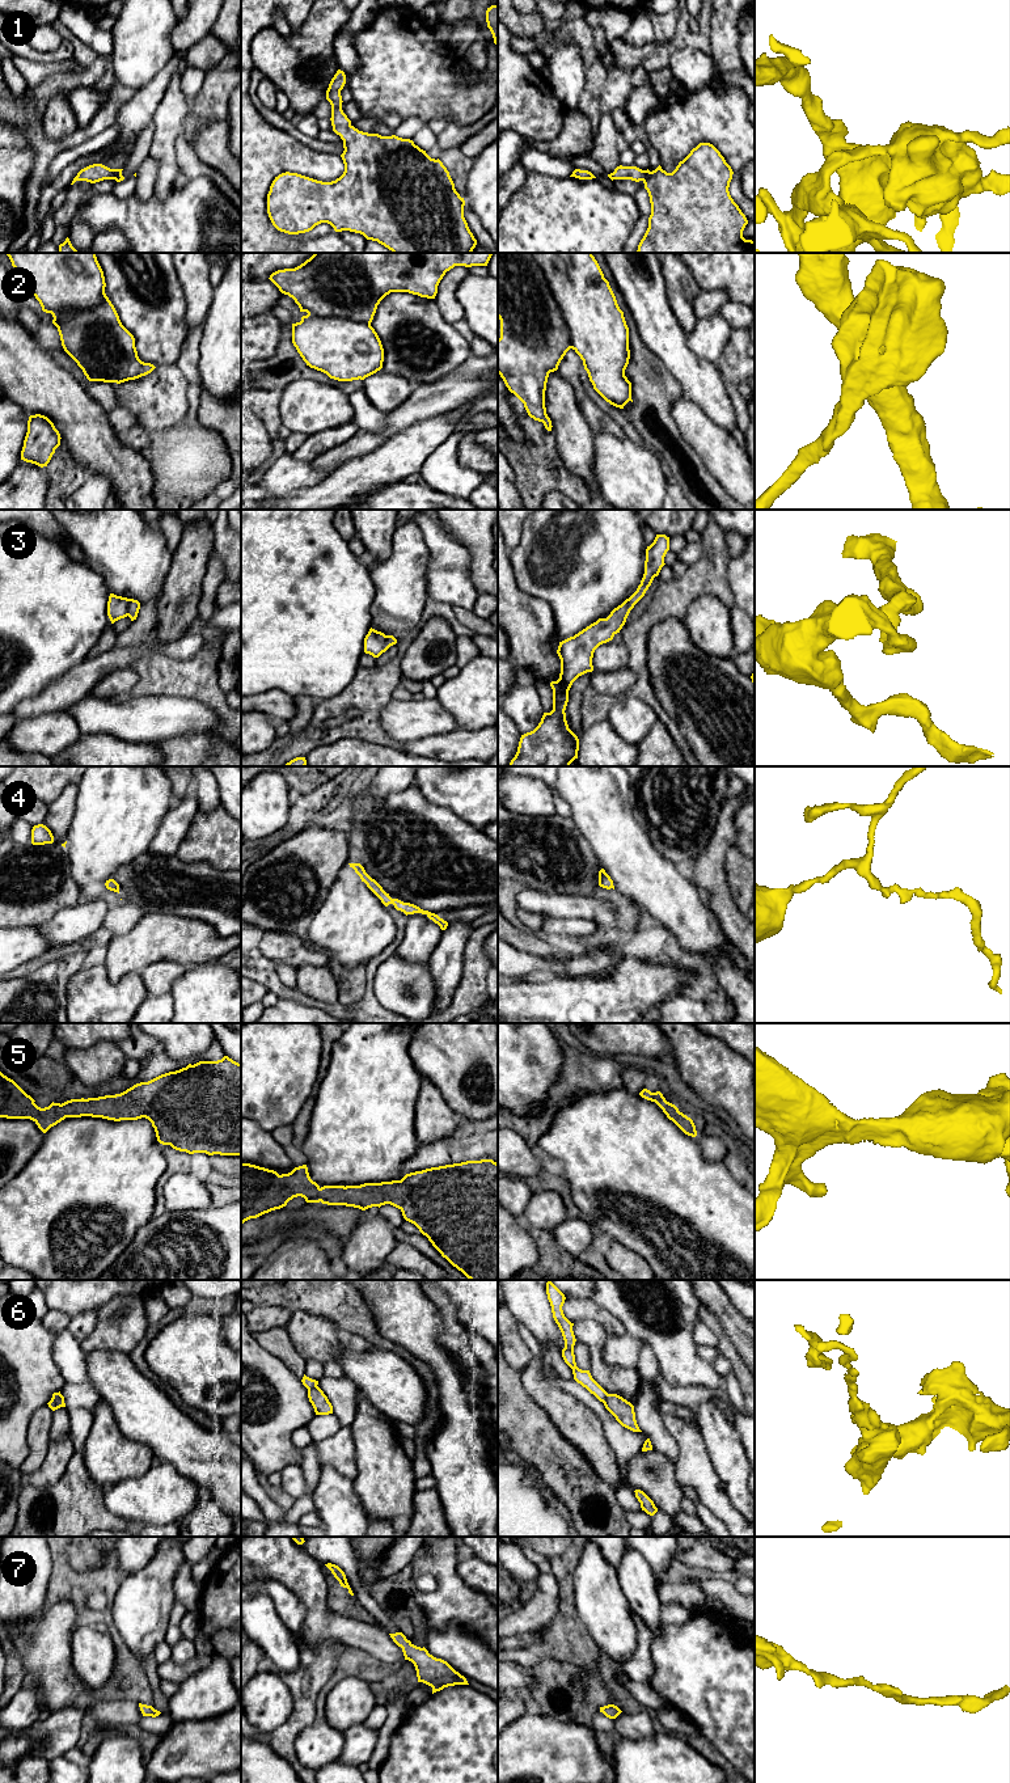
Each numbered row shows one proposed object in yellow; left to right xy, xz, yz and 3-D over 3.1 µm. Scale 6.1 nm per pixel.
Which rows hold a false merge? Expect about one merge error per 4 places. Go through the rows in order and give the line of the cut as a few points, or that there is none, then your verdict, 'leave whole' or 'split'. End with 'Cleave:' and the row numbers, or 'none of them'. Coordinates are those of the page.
1: no cut; leave whole
2: cut in yz along (531, 253), (567, 326), (571, 347); split
3: no cut; leave whole
4: no cut; leave whole
5: no cut; leave whole
6: cut in xz along (316, 1385), (308, 1389); split
7: no cut; leave whole
Cleave: 2, 6

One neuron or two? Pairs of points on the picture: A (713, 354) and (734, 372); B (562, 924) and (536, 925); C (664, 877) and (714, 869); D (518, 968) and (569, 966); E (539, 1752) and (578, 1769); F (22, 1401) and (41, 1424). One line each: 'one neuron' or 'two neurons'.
A: two neurons
B: two neurons
C: two neurons
D: one neuron
E: one neuron
F: two neurons

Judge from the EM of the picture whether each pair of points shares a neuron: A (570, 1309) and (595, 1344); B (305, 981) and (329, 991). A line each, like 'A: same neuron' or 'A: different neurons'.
A: different neurons
B: same neuron

